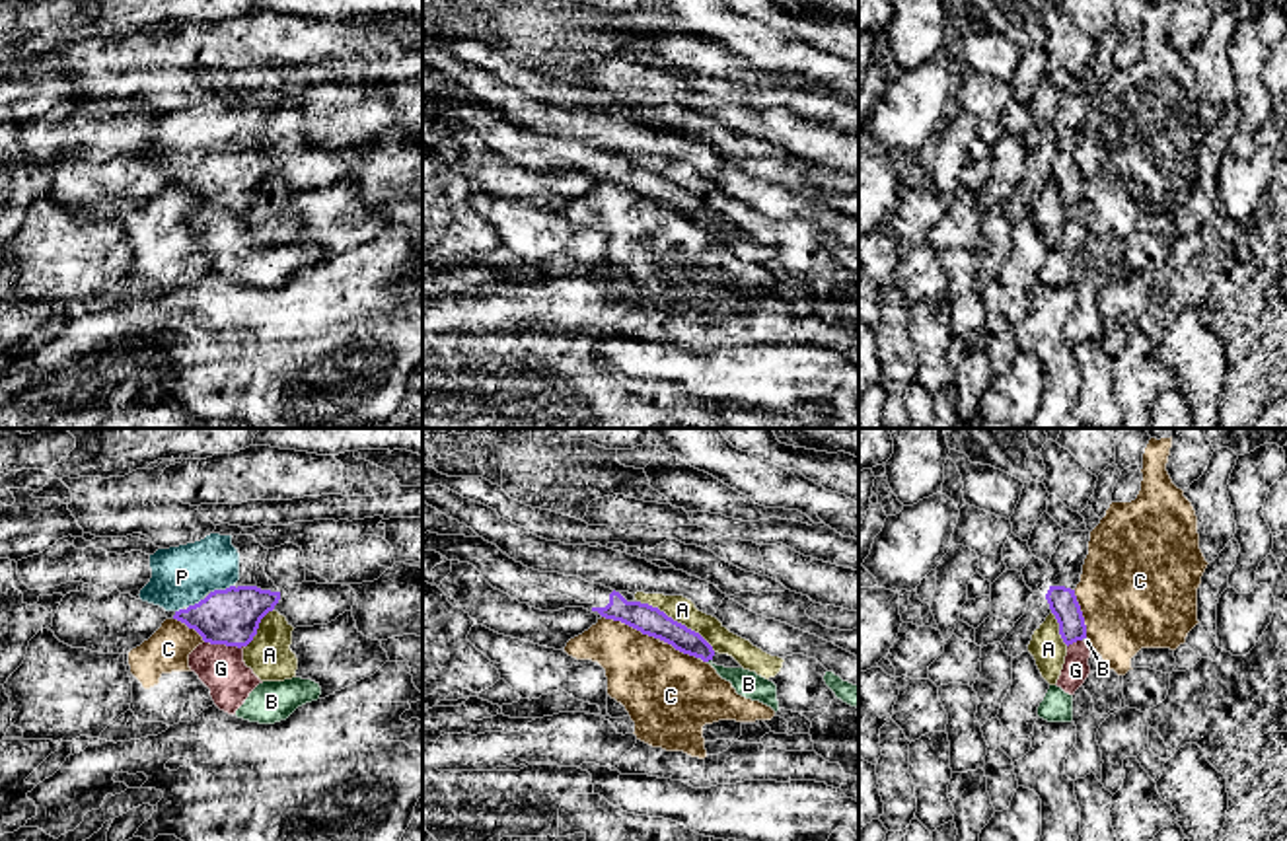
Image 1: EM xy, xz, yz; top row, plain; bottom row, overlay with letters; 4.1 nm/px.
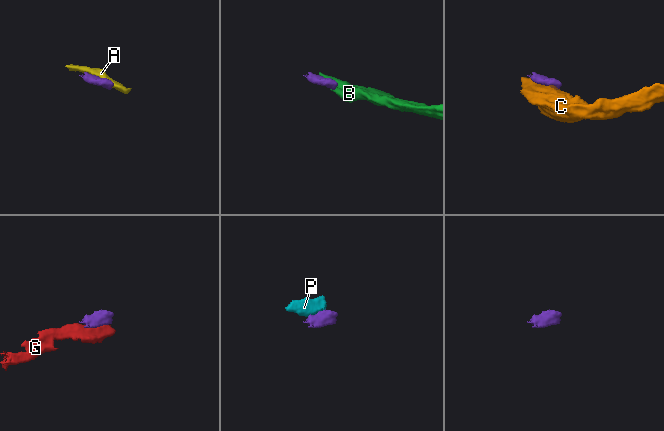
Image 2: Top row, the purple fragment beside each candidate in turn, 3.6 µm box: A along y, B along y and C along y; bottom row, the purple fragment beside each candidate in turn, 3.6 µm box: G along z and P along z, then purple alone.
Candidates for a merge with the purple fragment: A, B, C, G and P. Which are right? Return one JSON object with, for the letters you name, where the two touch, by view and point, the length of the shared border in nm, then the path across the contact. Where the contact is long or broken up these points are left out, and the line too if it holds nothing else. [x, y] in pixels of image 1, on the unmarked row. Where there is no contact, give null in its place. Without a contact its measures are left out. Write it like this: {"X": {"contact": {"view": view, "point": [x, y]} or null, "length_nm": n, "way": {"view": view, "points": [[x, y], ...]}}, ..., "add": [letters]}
{"P": {"contact": {"view": "xy", "point": [220, 154]}, "length_nm": 100, "way": {"view": "xy", "points": [[232, 180], [220, 154], [207, 141], [182, 141]]}}, "add": ["P"]}

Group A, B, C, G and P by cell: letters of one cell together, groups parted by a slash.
A / B G / C / P

